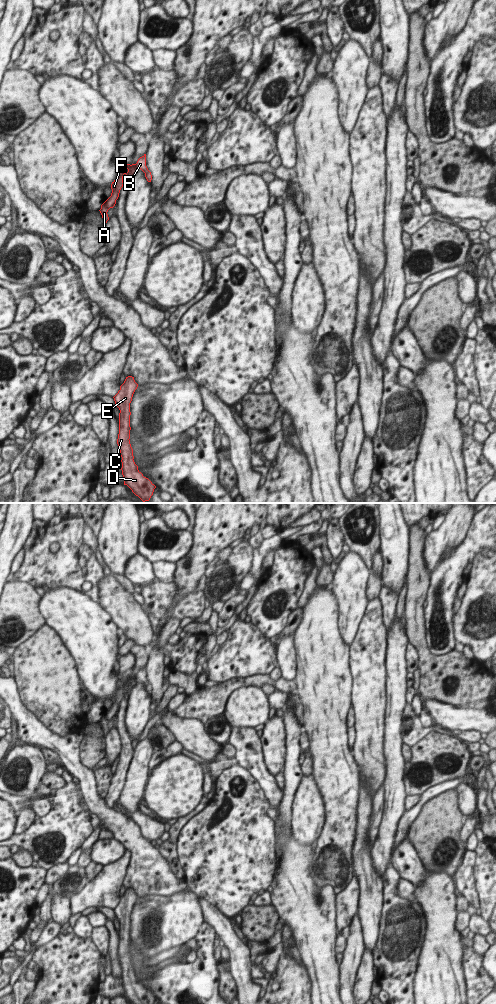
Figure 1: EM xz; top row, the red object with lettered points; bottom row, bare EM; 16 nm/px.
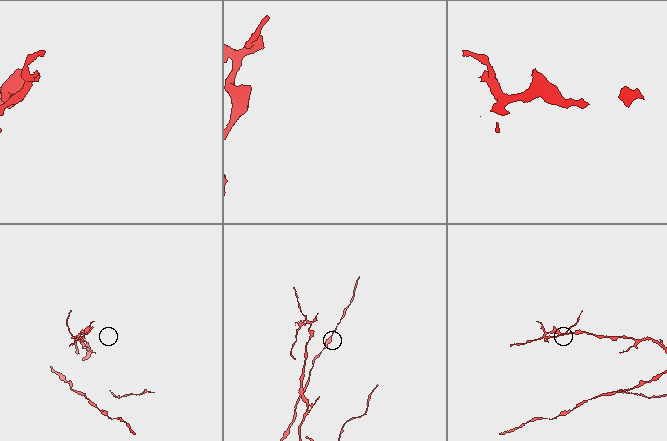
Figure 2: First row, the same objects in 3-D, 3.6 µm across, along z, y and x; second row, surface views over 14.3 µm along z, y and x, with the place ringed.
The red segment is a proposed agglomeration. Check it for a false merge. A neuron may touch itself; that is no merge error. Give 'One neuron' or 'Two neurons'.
Two neurons.

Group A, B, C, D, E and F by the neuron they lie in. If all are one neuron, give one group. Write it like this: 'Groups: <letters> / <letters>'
Groups: A F / B C D E.

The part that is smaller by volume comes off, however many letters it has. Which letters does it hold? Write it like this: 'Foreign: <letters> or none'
Foreign: A, F

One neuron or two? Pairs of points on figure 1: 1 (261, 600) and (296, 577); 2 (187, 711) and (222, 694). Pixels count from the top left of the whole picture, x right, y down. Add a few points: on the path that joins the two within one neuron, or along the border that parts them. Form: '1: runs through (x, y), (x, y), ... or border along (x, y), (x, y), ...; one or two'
1: runs through (270, 594), (277, 591), (287, 581); one
2: runs through (196, 706), (203, 706), (213, 700); one

